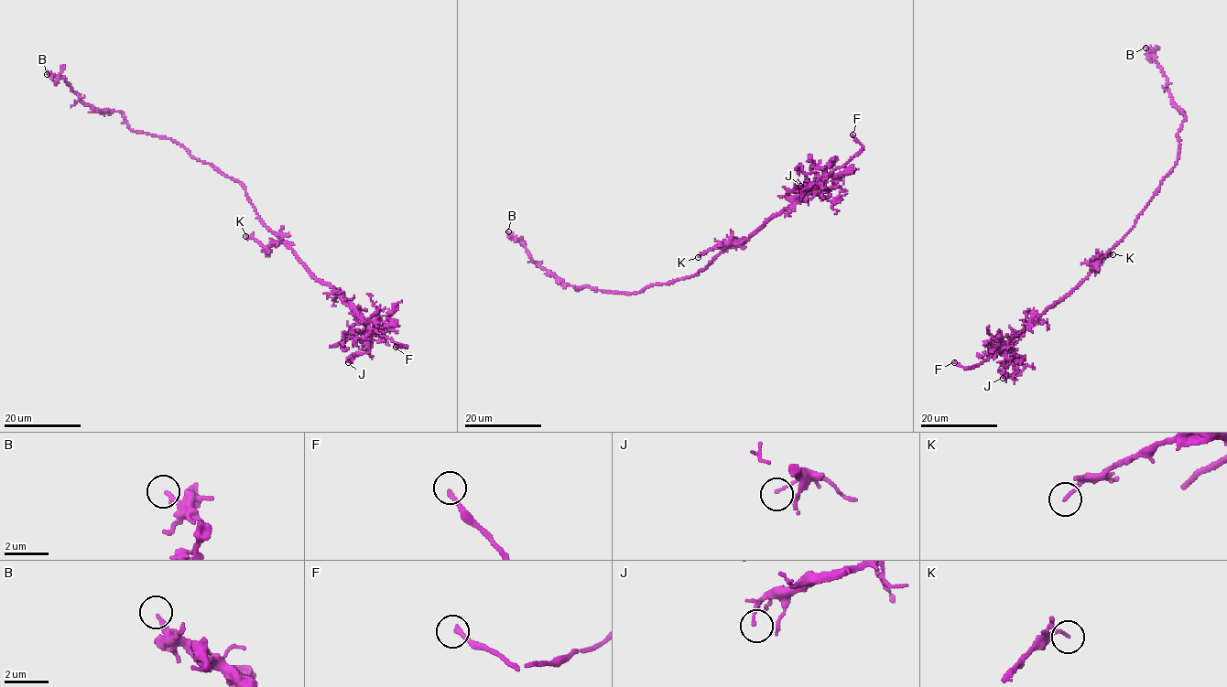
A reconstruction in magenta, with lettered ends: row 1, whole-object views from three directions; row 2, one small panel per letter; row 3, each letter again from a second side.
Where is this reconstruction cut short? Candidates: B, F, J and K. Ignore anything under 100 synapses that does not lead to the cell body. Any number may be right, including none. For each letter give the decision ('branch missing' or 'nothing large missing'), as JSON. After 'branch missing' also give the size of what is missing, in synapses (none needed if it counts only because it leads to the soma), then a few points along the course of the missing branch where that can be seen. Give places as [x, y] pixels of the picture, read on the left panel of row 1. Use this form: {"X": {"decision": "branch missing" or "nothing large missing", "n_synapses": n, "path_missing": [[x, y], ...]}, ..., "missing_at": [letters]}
{"B": {"decision": "nothing large missing"}, "F": {"decision": "branch missing"}, "J": {"decision": "nothing large missing"}, "K": {"decision": "nothing large missing"}, "missing_at": ["F"]}

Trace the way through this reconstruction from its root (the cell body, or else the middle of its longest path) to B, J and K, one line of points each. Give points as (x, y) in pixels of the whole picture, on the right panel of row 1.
B: (1136, 222), (1177, 163), (1179, 140), (1178, 134), (1185, 117), (1170, 97), (1162, 69), (1145, 48)
J: (1136, 222), (1085, 278), (1015, 338), (1006, 350), (1002, 372), (1009, 375), (1003, 378)
K: (1136, 222), (1096, 264), (1099, 266), (1106, 255), (1112, 254)

